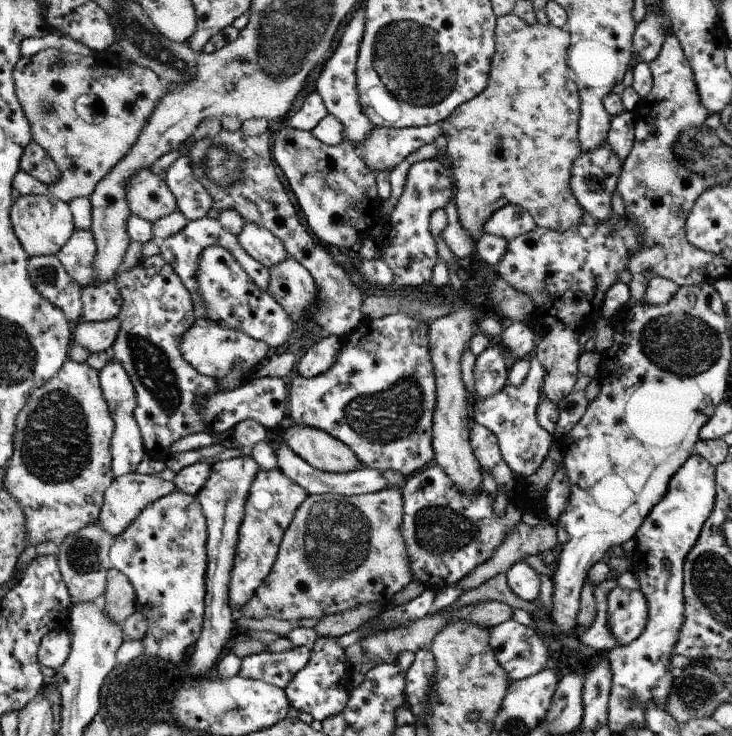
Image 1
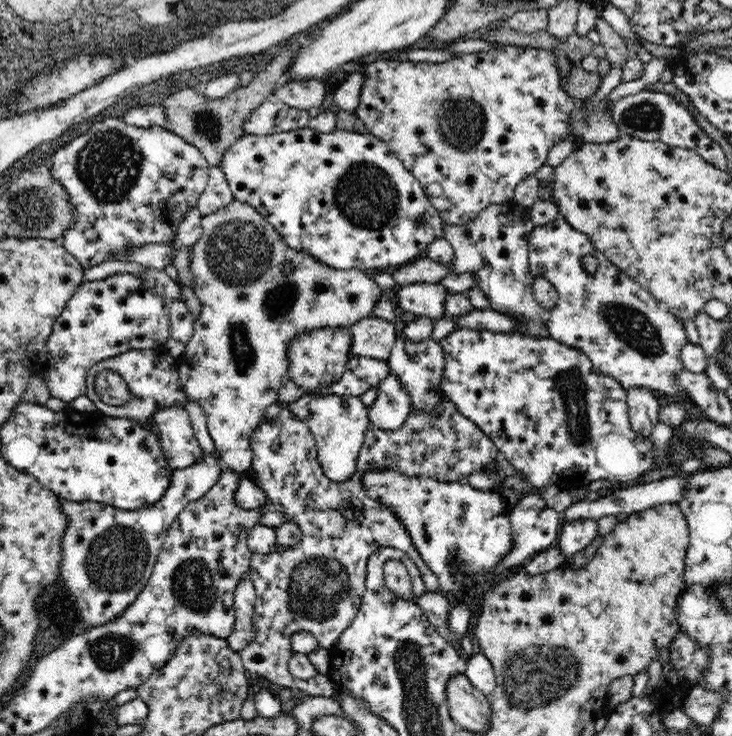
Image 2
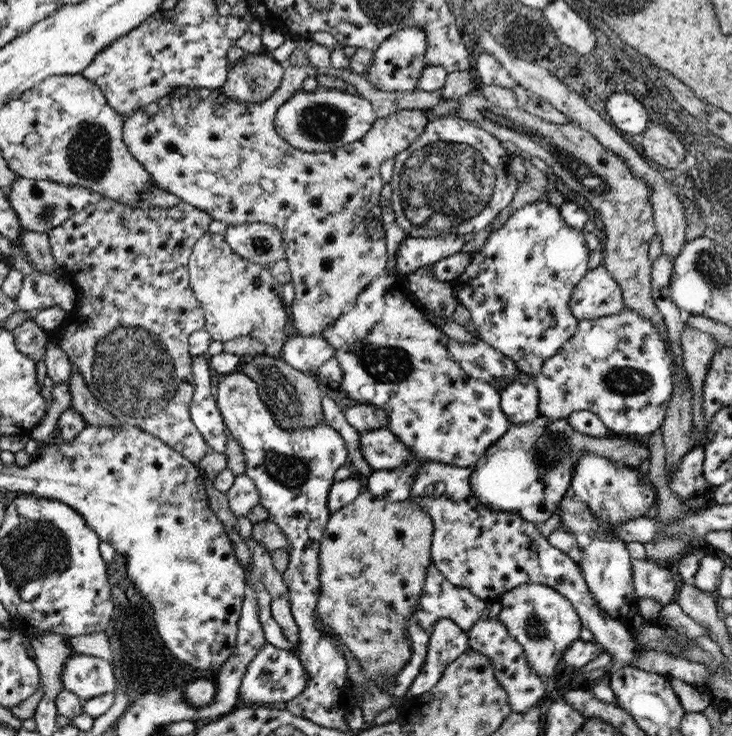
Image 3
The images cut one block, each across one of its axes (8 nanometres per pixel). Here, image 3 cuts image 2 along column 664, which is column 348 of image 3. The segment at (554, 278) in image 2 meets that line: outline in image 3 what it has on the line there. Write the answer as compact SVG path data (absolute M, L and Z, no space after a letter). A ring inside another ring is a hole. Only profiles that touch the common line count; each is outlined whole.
M401 274L375 278L321 338L335 348L333 358L337 358L343 370L339 386L347 394L347 400L387 412L389 430L411 450L413 460L435 460L457 468L473 468L511 426L501 410L501 392L493 384L471 378L449 356L449 338L423 316L417 298L409 290L409 280Z

